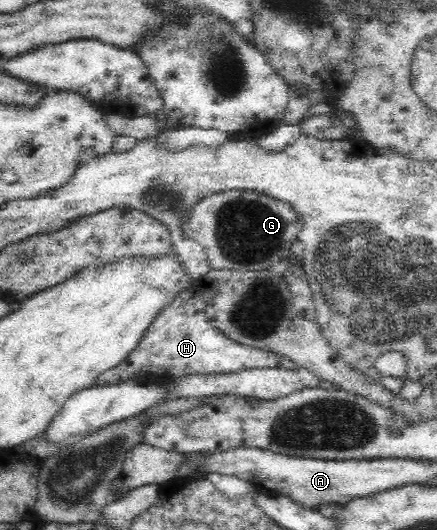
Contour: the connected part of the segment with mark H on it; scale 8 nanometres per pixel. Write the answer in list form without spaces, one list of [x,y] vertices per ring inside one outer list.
[[[197,281],[186,290],[179,292],[147,326],[139,344],[127,356],[109,370],[102,372],[96,386],[112,385],[128,380],[141,380],[149,374],[161,374],[161,370],[171,376],[218,375],[236,373],[242,370],[282,368],[300,369],[290,357],[277,354],[275,351],[263,351],[253,346],[239,344],[227,338],[207,320],[205,299],[199,291]]]

